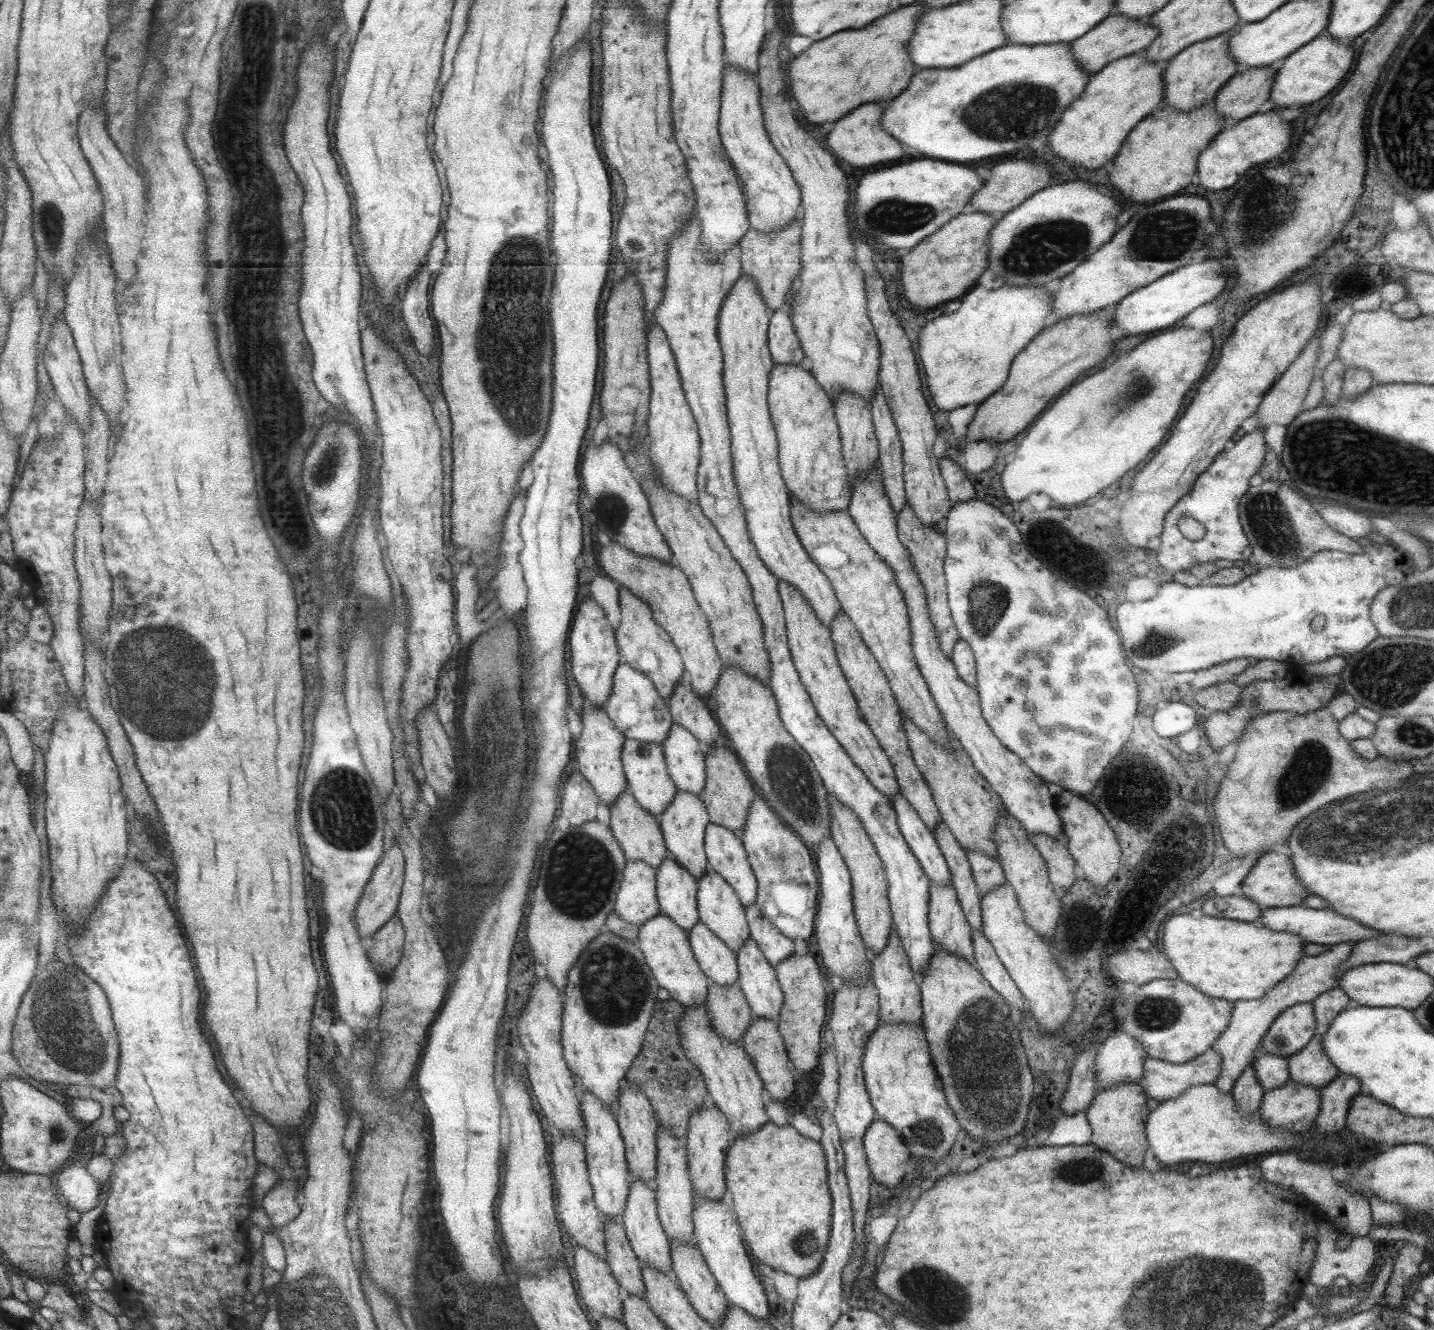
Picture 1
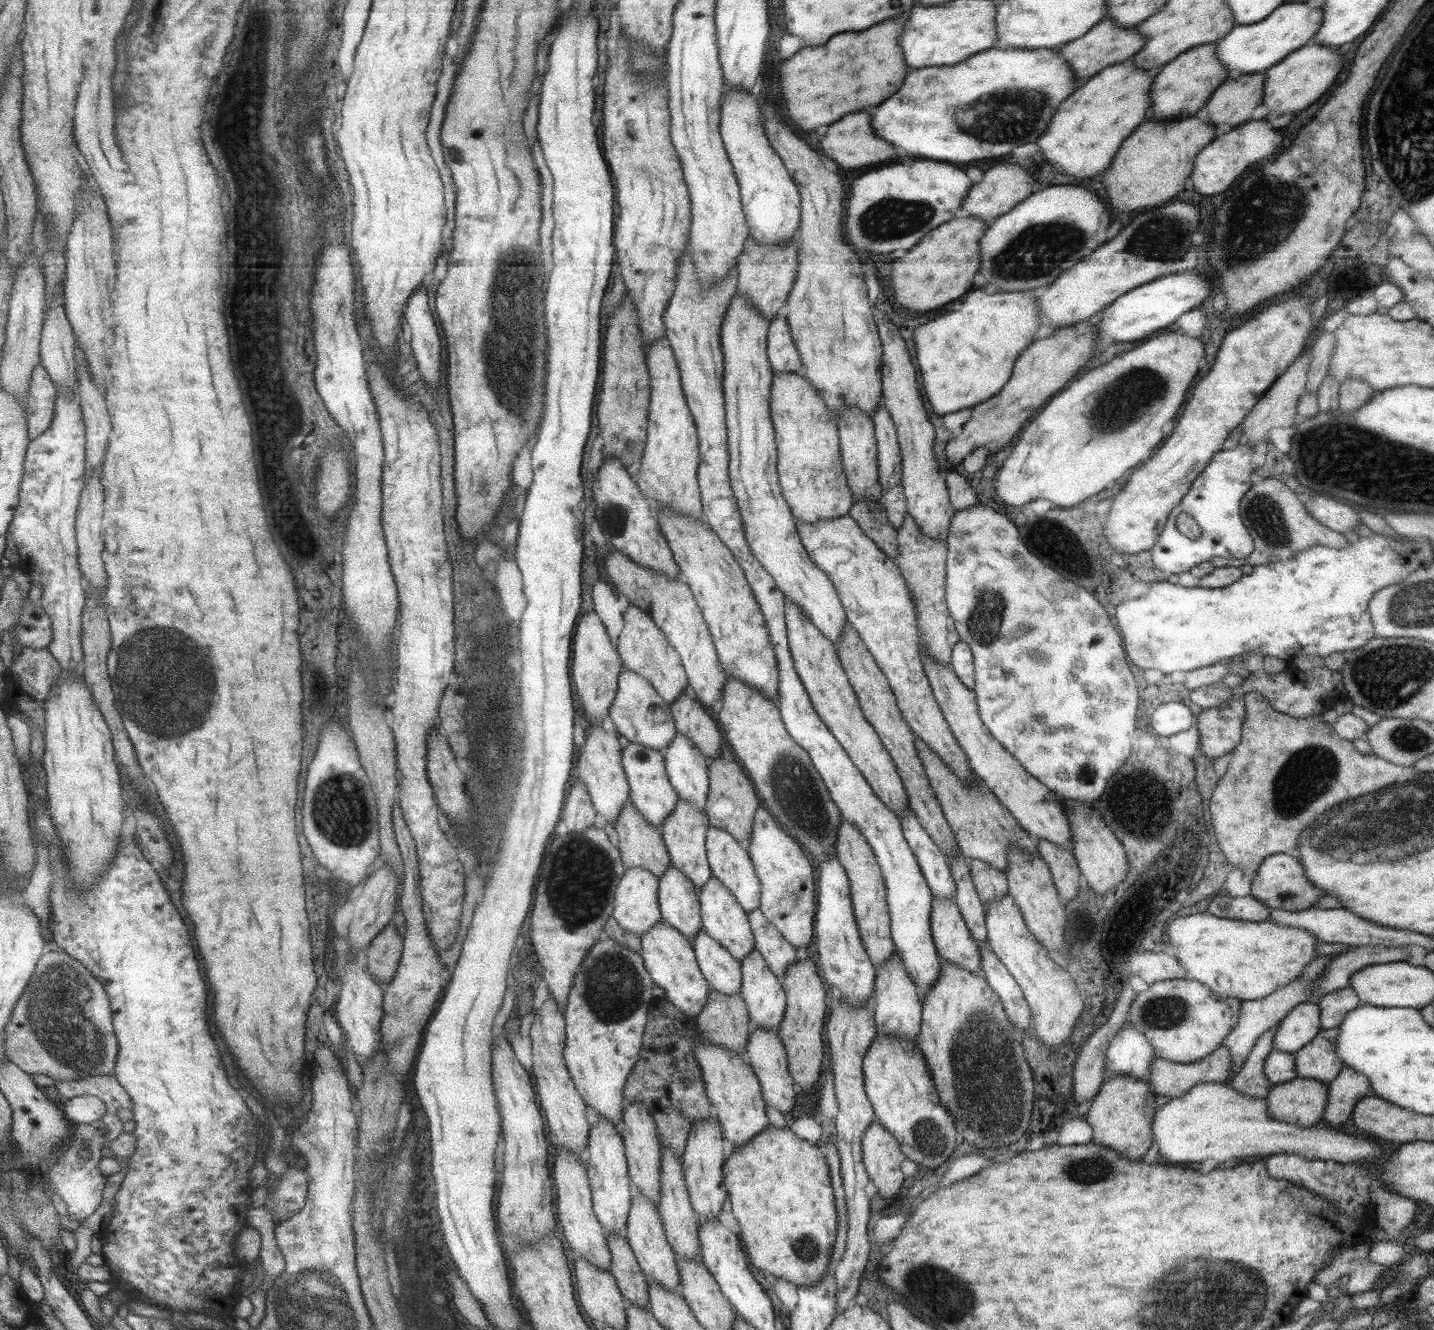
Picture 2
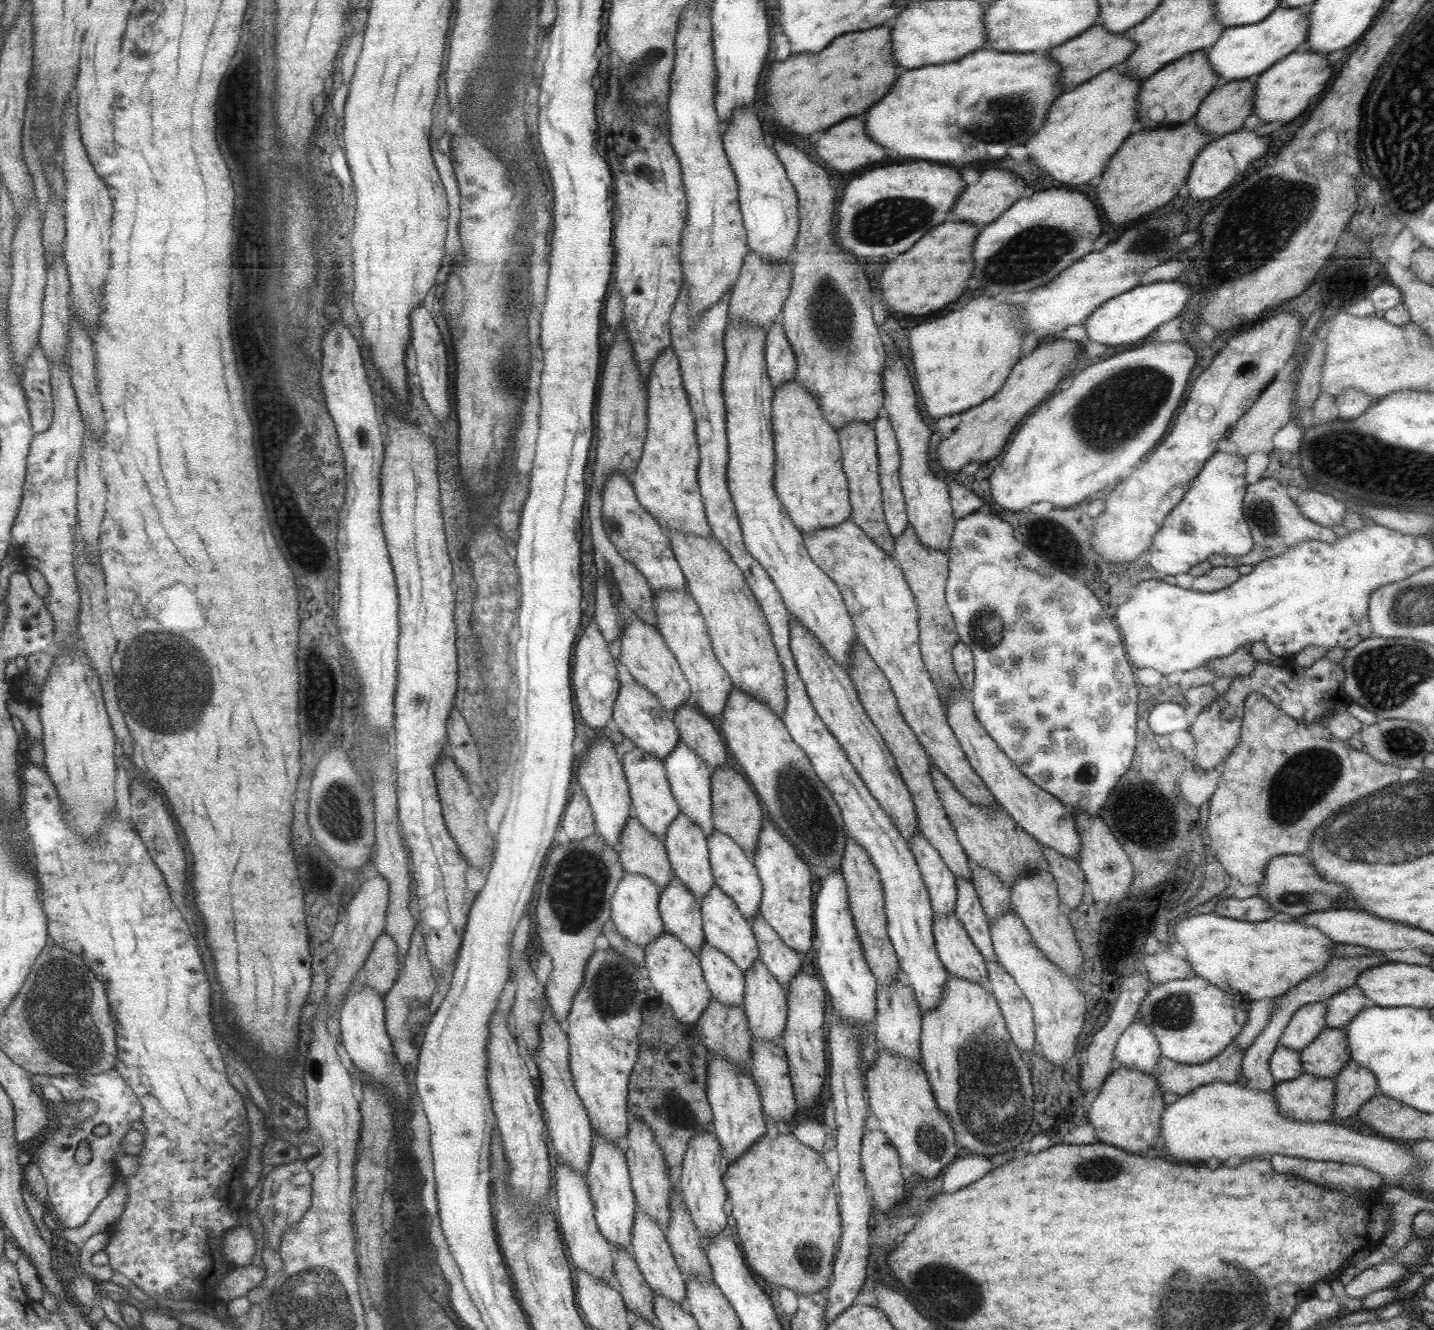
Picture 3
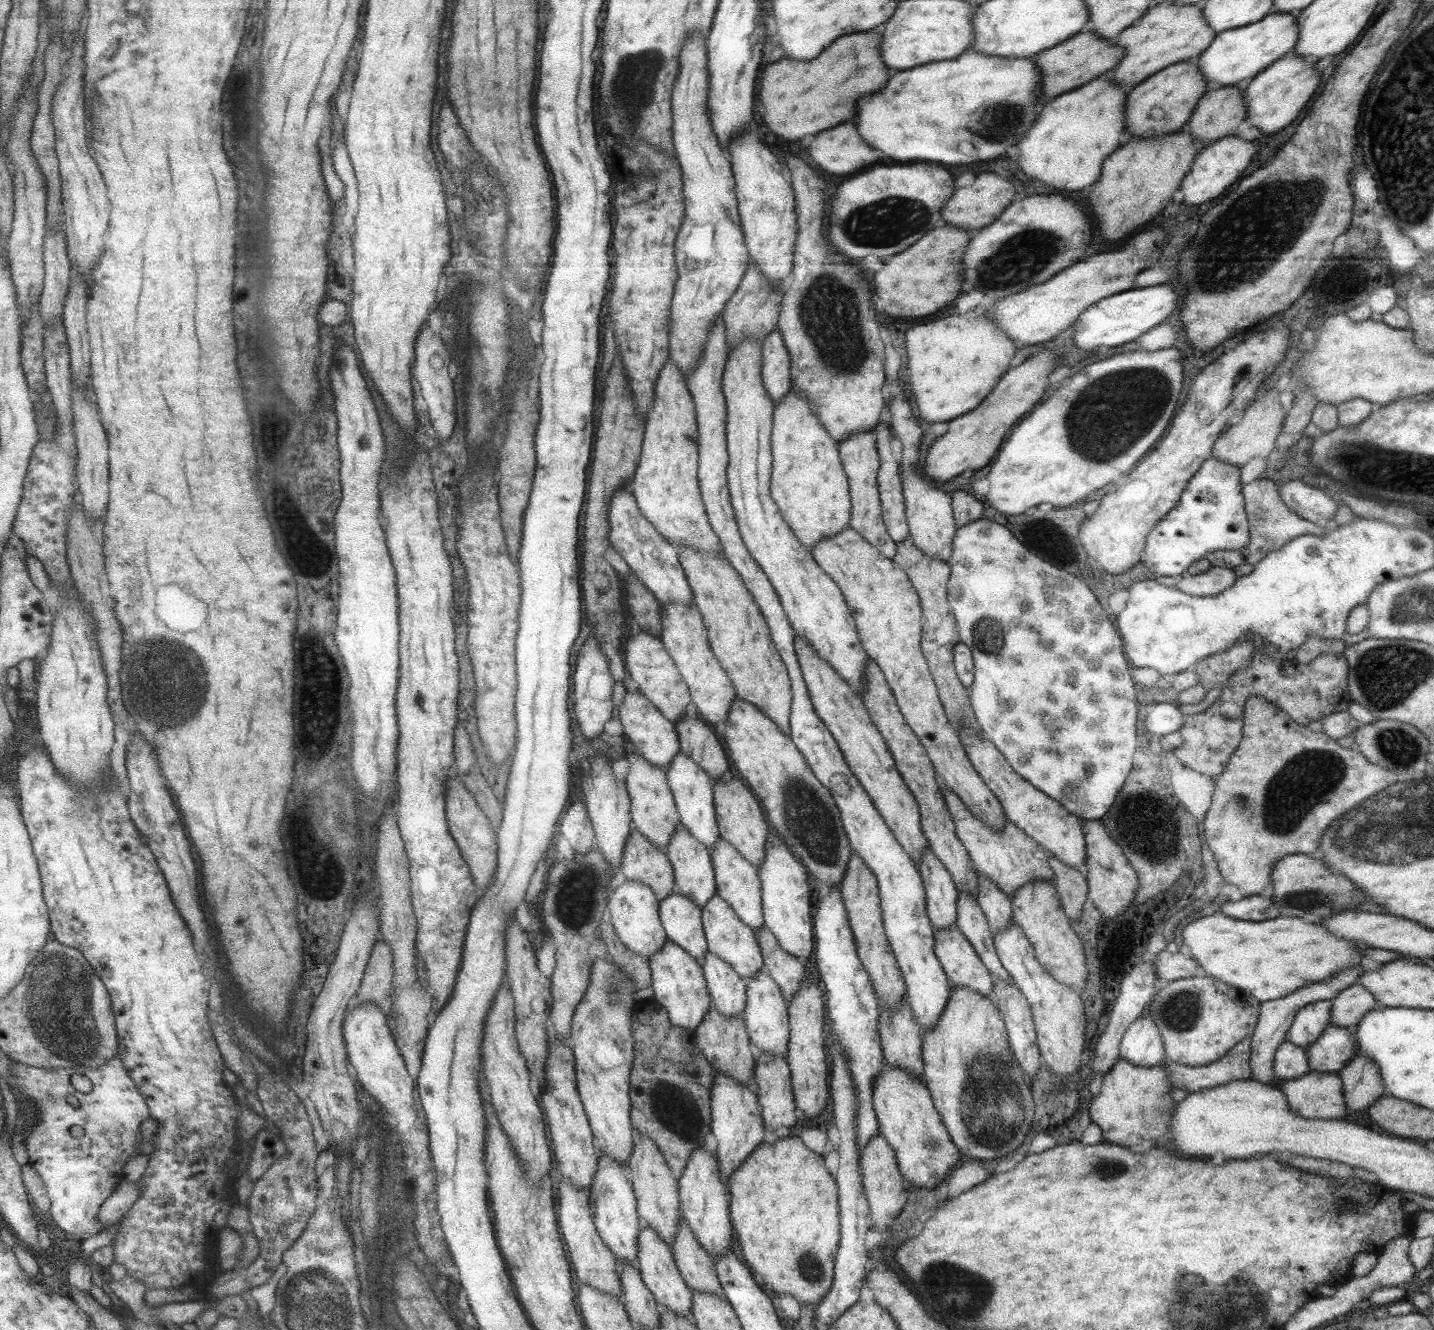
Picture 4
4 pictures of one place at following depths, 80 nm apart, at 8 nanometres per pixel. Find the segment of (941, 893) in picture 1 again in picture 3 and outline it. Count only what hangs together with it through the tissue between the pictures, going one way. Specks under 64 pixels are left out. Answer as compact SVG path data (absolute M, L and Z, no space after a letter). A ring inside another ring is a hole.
M954 911L934 916L932 937L937 956L949 975L988 988L985 960L961 927Z

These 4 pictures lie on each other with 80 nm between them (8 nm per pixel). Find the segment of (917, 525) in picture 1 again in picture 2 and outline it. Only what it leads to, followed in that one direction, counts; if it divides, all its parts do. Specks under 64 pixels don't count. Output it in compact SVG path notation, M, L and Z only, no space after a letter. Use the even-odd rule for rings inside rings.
M907 512L901 526L896 530L896 541L898 557L895 562L906 582L916 610L919 644L937 662L950 664L952 648L960 638L944 599L946 541L925 536Z

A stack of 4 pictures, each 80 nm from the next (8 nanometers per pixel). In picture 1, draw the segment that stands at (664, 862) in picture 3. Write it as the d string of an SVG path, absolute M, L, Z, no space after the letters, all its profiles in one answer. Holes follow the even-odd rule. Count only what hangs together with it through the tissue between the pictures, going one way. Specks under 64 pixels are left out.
M628 790L621 792L621 796L615 800L615 804L609 806L609 815L608 827L627 861L642 860L645 864L656 869L661 861L669 856L658 819L649 816L649 812L641 809Z

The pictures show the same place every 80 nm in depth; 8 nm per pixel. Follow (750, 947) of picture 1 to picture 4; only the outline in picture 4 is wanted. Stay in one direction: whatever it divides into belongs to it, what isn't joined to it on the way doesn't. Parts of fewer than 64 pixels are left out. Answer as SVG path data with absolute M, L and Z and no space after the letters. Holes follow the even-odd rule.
M764 969L746 980L746 1001L741 1017L746 1024L751 1044L770 1055L785 1058L789 1036L787 1002L782 997L779 987Z

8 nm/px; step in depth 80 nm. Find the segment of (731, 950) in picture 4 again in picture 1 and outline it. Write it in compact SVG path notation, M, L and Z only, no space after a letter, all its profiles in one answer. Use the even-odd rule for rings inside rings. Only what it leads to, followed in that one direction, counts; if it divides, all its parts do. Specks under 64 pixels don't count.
M707 870L696 881L696 907L699 922L703 923L719 940L734 953L749 938L749 928L744 915L744 906L734 890L713 870Z

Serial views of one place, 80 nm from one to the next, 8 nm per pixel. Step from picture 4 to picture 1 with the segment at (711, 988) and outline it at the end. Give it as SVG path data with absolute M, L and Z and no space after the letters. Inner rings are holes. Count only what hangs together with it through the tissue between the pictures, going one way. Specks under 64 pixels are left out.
M701 922L687 933L696 963L709 982L719 986L735 983L738 977L735 953Z

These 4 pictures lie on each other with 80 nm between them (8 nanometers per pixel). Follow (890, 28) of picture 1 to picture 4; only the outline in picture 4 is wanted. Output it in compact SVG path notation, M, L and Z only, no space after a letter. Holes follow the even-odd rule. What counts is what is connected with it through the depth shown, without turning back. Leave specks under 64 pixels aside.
M857 32L833 40L831 46L813 60L781 58L777 64L765 66L759 90L765 126L785 140L799 140L803 134L817 134L855 116L857 98L881 90L889 80L889 68L881 62L879 46L881 34Z

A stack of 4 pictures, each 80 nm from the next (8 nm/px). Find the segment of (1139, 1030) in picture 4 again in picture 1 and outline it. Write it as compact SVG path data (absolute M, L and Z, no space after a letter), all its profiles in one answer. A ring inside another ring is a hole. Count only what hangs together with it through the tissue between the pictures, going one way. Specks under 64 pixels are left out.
M1123 1031L1103 1039L1093 1059L1095 1097L1109 1085L1137 1084L1141 1079L1144 1058L1142 1046Z

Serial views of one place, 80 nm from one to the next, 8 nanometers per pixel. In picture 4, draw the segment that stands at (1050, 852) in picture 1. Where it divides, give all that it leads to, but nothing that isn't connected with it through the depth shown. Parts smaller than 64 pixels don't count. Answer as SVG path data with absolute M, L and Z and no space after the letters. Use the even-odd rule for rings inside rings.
M1048 854L1047 862L1054 874L1053 883L1063 912L1071 921L1077 921L1077 918L1082 916L1081 906L1088 893L1086 877L1076 868L1055 859L1051 854Z

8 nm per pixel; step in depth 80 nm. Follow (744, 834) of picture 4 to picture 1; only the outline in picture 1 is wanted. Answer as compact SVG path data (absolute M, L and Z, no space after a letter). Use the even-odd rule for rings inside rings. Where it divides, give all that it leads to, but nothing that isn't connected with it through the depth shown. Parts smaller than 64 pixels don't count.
M720 741L709 745L704 756L705 786L699 798L708 814L708 819L713 824L728 828L737 835L737 839L742 839L740 830L747 820L747 812L751 800L757 795L757 789L747 776L744 766L740 763L737 755L729 747Z

